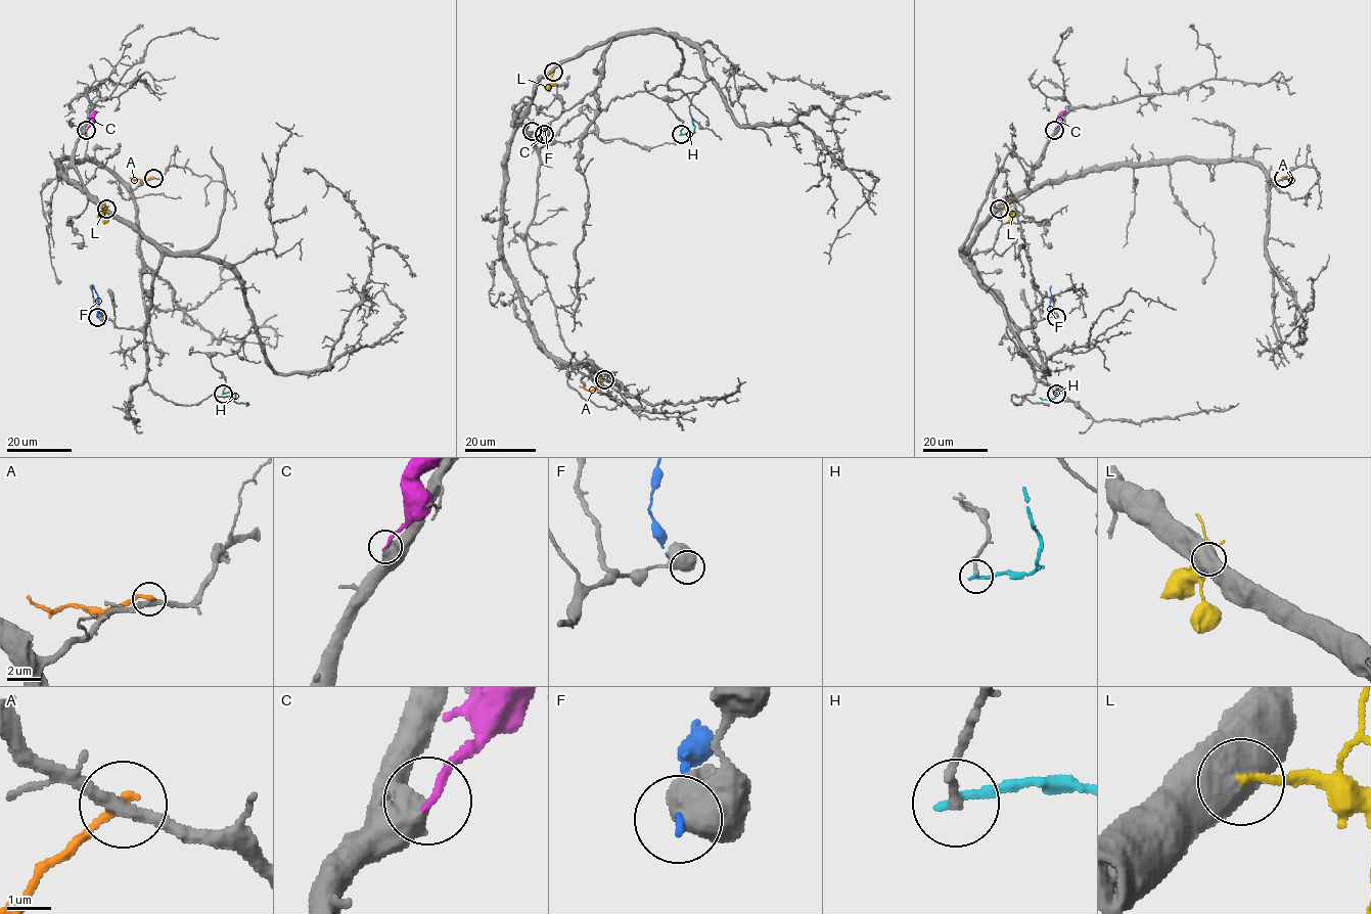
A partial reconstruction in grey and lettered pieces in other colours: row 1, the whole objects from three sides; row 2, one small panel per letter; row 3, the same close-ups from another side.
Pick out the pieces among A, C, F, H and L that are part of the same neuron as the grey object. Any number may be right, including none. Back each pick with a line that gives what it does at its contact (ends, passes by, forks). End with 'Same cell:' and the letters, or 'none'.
L: it ends
Same cell: L

